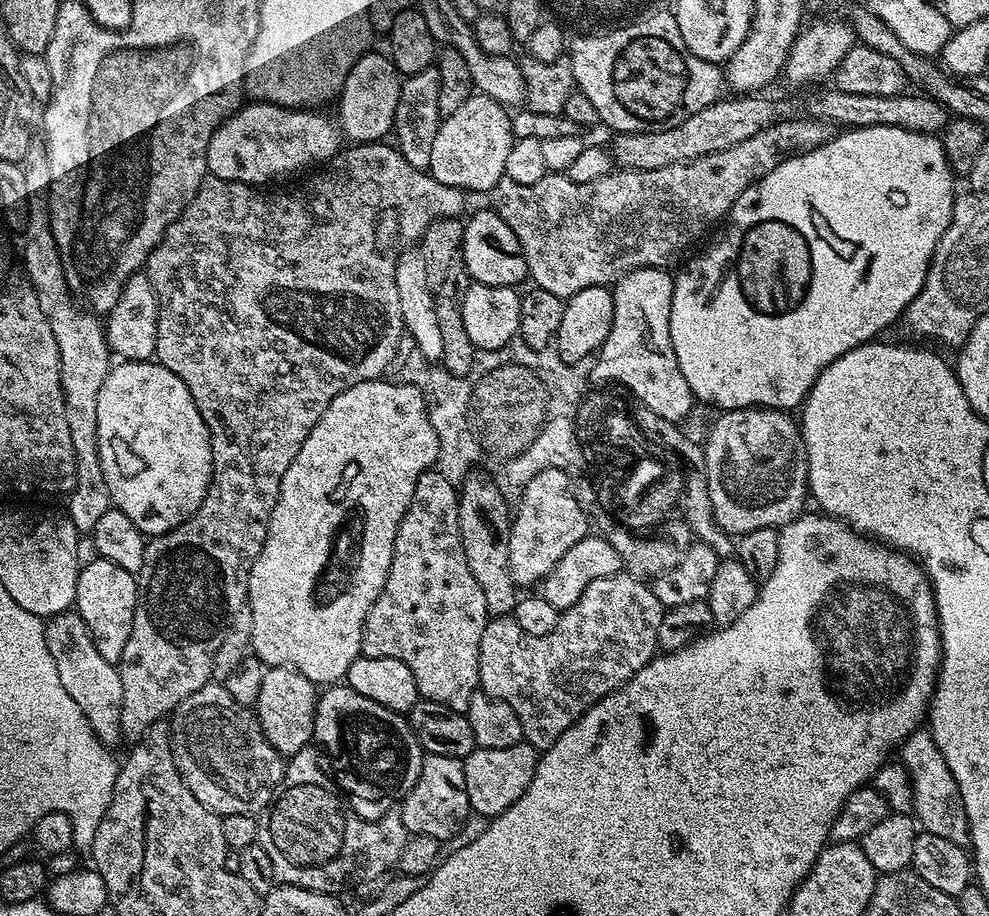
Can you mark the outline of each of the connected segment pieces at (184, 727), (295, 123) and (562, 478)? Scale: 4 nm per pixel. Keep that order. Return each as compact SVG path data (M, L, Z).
M209 682L202 686L202 690L194 690L190 698L186 698L170 713L170 731L174 766L178 766L178 774L182 774L190 794L194 794L202 806L219 817L230 814L251 816L263 813L273 803L274 793L284 778L285 757L270 746L260 723L256 721L255 711L234 702L223 683Z
M245 103L210 138L209 173L217 180L264 186L275 176L288 176L303 168L323 165L340 151L342 141L335 122L316 111L320 110L308 106L283 108L280 104Z
M547 468L520 491L510 530L510 570L518 586L539 585L562 562L562 556L583 536L589 535L590 521L572 492L570 478L560 468Z

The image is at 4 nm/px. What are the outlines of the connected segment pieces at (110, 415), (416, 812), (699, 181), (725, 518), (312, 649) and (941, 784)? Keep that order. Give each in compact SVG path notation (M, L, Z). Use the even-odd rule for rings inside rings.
M129 360L117 363L117 365L117 368L116 365L109 367L106 382L102 382L102 390L98 390L98 458L102 466L102 474L106 478L106 486L110 490L110 498L115 508L122 510L122 514L126 514L126 518L130 518L130 522L134 522L134 526L138 526L138 530L143 532L145 537L160 536L163 532L173 532L178 525L187 522L194 514L194 510L198 510L198 506L202 506L202 502L206 498L208 487L212 481L210 434L194 398L190 398L190 390L186 390L186 386L182 382L182 378L178 378L178 374L170 374L170 370L166 370L166 366L146 360Z
M442 754L425 755L418 782L414 782L402 801L400 817L408 833L413 836L429 836L438 841L449 840L451 836L458 834L458 830L470 816L463 764L463 760Z
M807 114L799 115L797 118L790 120L780 120L774 126L768 126L766 130L760 130L758 134L754 134L751 138L746 138L746 142L738 142L738 146L730 146L730 150L718 150L714 154L706 154L700 158L687 160L686 162L678 162L674 166L661 166L659 170L613 170L607 176L598 178L594 182L574 182L567 174L549 174L538 178L538 182L530 182L530 186L522 186L522 182L514 182L507 178L500 180L490 191L490 207L502 218L502 222L506 222L506 226L510 226L510 230L514 230L514 238L518 238L518 242L522 246L522 254L528 263L528 274L531 283L542 290L550 290L550 294L561 298L567 298L578 294L578 290L586 290L590 286L612 286L620 277L626 275L630 270L638 270L639 268L662 268L671 269L672 263L707 230L711 224L716 224L725 219L728 213L732 211L732 204L739 198L752 184L756 184L766 174L770 174L770 170L778 170L778 166L782 162L786 162L790 158L798 158L802 154L810 154L810 150L818 150L818 146L826 146L826 142L830 142L834 135L833 125L826 123L824 120L813 120Z
M733 408L720 414L716 420L716 428L720 433L716 440L724 444L725 456L705 455L705 474L708 479L710 502L716 524L722 530L739 538L745 536L750 530L759 528L776 528L783 526L803 513L804 496L809 495L808 490L808 455L804 445L804 433L799 423L792 424L787 411L779 408ZM768 511L777 512L776 520L768 516L762 517Z
M388 378L367 380L358 386L350 386L344 393L338 394L328 403L327 410L318 418L318 422L310 430L306 442L302 442L302 450L298 450L298 458L286 470L280 483L278 502L272 511L268 523L266 542L262 546L262 554L258 554L247 569L248 604L247 611L252 613L252 646L251 651L266 666L273 668L297 668L310 682L317 686L332 686L343 681L350 670L350 662L361 656L360 643L362 630L366 622L366 614L370 606L382 594L382 586L386 586L386 578L392 561L394 538L398 534L398 526L410 506L410 498L414 498L416 480L424 472L429 471L437 463L440 455L438 434L428 417L428 408L424 404L424 395L411 382L391 384Z
M917 730L909 734L898 749L898 760L908 771L912 783L912 812L919 827L942 838L967 841L968 819L960 801L960 787L954 782L954 774L950 774L950 766L946 766L946 758L942 758L931 731Z

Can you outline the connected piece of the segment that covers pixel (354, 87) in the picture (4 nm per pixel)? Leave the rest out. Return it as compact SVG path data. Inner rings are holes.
M365 51L364 55L356 61L356 64L350 70L350 74L344 77L344 84L339 90L336 104L336 116L340 119L340 128L349 136L352 142L380 142L385 139L384 136L393 131L395 122L396 107L400 98L400 87L402 77L392 65L391 59L380 52Z

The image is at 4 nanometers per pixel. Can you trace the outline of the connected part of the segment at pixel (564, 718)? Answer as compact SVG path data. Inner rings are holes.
M621 570L610 574L610 578L590 582L582 598L578 598L574 606L561 611L558 626L554 626L550 634L526 634L518 622L506 616L489 619L478 656L479 687L488 696L506 702L510 710L518 714L525 741L537 750L554 746L554 742L558 742L560 735L576 723L582 713L593 708L603 696L623 688L627 680L634 678L634 674L657 655L658 626L662 626L665 611L653 589L641 577Z

